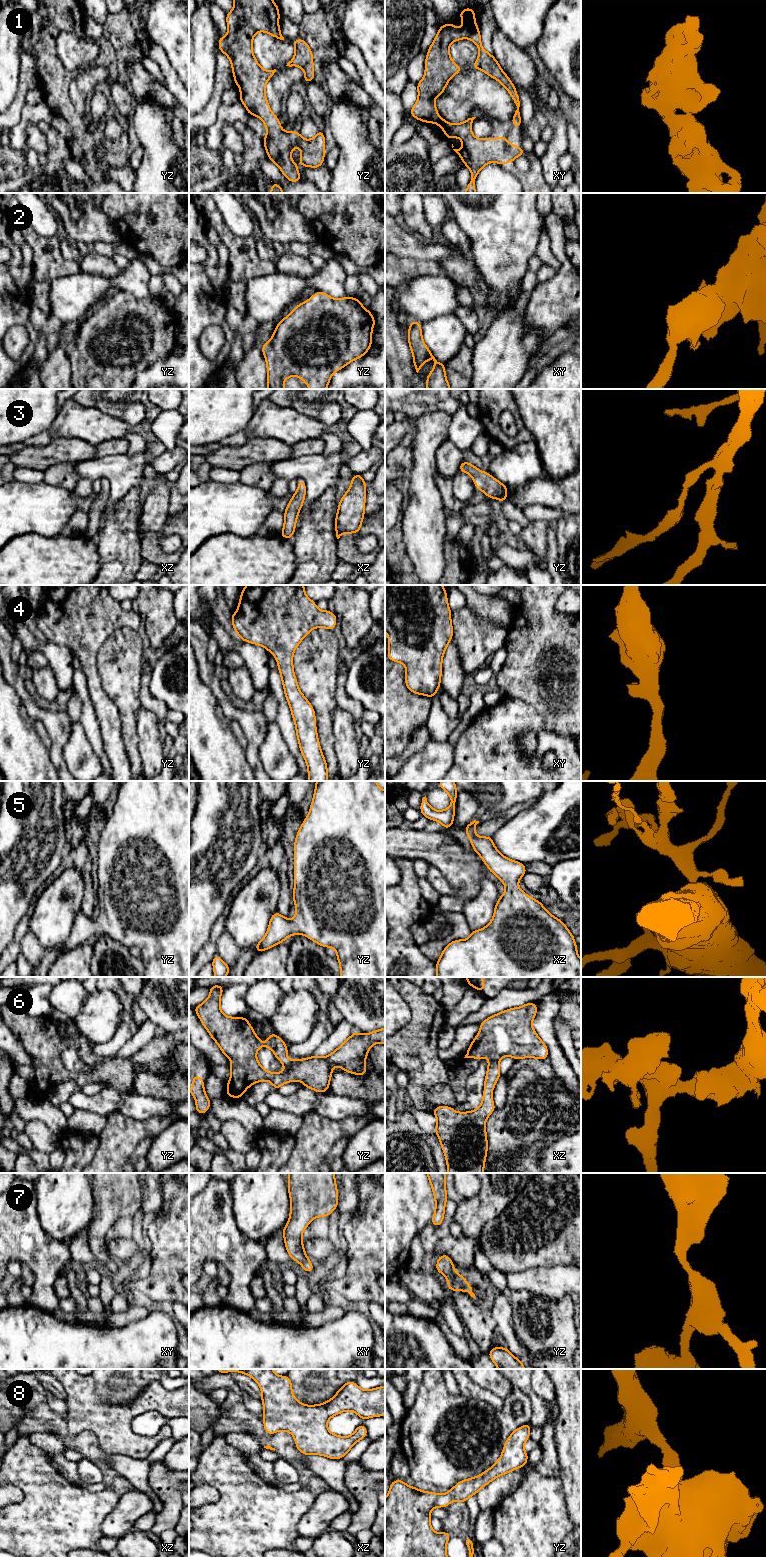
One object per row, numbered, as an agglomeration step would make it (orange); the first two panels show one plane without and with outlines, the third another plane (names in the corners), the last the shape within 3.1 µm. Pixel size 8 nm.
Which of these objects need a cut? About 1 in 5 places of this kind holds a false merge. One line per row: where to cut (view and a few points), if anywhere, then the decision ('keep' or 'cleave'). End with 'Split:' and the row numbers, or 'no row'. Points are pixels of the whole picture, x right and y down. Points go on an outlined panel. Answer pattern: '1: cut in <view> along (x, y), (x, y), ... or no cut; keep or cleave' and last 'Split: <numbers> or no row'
1: no cut; keep
2: no cut; keep
3: no cut; keep
4: no cut; keep
5: no cut; keep
6: no cut; keep
7: no cut; keep
8: no cut; keep
Split: no row

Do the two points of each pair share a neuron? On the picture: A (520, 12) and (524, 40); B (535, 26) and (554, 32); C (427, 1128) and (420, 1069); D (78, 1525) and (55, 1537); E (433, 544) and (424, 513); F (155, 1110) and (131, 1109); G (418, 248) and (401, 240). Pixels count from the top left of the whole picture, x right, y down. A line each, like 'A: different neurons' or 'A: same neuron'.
A: same neuron
B: different neurons
C: different neurons
D: same neuron
E: same neuron
F: same neuron
G: same neuron

